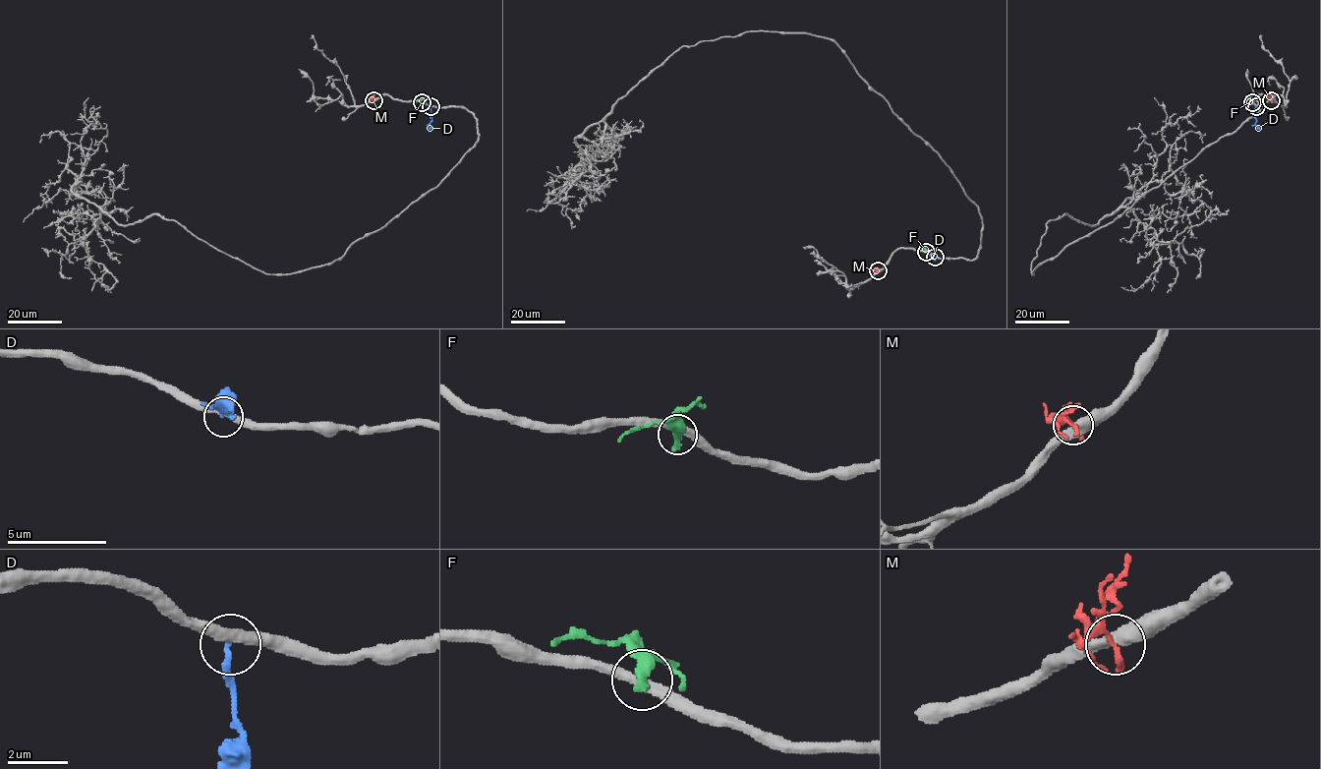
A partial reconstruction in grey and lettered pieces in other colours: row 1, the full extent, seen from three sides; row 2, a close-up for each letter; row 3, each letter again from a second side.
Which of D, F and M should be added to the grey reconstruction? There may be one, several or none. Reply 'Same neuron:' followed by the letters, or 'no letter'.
Same neuron: no letter

